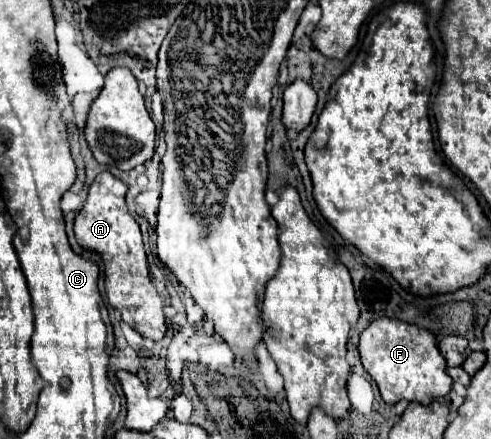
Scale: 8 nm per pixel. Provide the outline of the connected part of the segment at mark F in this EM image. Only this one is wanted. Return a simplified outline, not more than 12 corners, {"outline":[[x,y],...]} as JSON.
{"outline":[[380,317],[362,331],[364,371],[388,405],[430,405],[452,379],[436,335]]}

